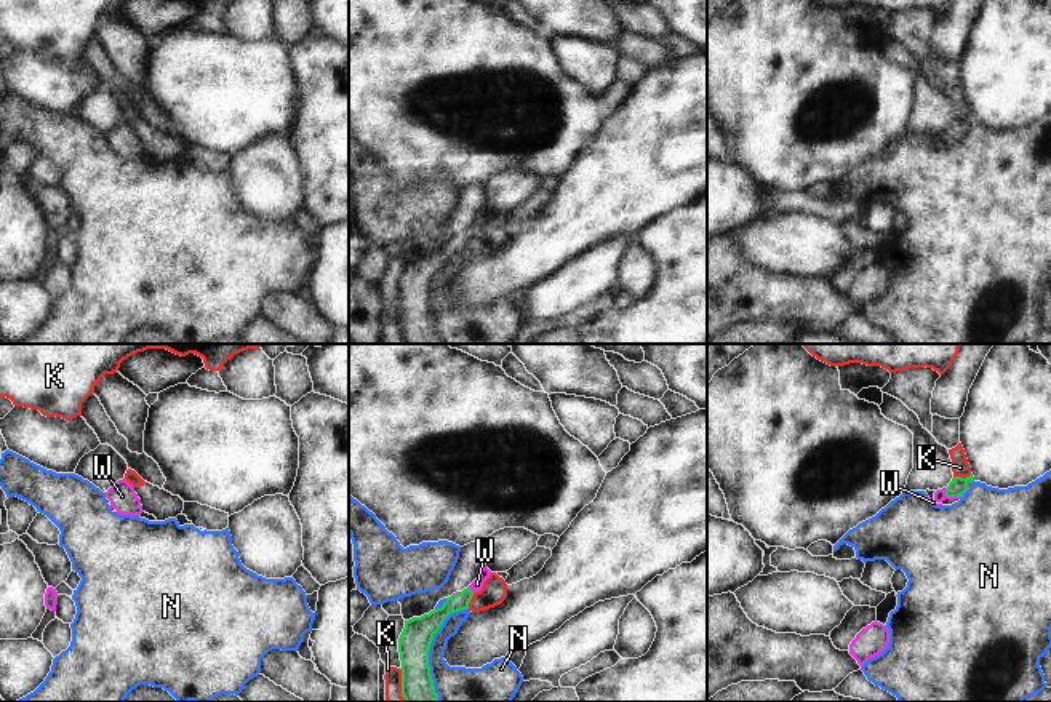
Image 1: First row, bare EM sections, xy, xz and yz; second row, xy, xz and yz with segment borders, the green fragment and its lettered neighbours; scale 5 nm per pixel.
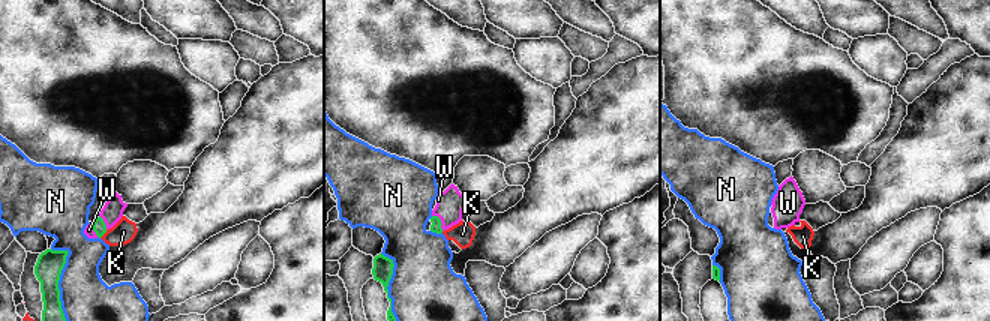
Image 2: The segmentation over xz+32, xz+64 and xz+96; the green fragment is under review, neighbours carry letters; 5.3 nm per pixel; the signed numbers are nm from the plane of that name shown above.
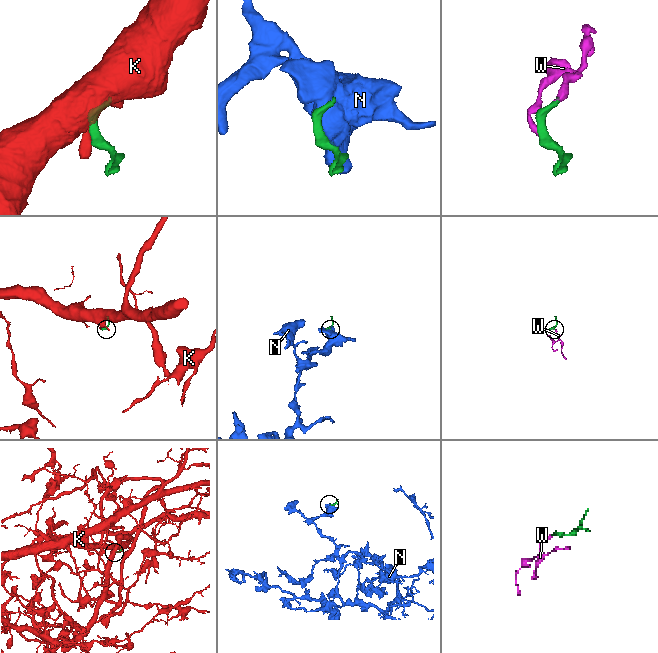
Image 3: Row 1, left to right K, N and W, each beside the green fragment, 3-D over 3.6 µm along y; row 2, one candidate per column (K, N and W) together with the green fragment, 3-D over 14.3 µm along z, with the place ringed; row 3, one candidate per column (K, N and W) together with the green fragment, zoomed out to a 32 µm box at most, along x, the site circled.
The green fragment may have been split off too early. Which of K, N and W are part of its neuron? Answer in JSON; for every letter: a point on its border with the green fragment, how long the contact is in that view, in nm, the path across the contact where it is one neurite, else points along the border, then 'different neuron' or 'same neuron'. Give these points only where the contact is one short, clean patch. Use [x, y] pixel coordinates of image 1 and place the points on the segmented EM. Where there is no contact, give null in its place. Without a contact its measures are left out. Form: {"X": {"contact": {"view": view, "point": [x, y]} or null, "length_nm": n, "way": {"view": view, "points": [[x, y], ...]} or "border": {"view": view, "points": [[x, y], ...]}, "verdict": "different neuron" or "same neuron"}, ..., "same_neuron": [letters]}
{"K": {"contact": {"view": "yz", "point": [963, 478]}, "length_nm": 90, "verdict": "different neuron"}, "N": {"contact": {"view": "xz", "point": [429, 648]}, "length_nm": 500, "verdict": "different neuron"}, "W": {"contact": {"view": "yz", "point": [949, 496]}, "length_nm": 90, "way": {"view": "yz", "points": [[957, 486], [949, 496], [939, 494]]}, "verdict": "same neuron"}, "same_neuron": ["W"]}

